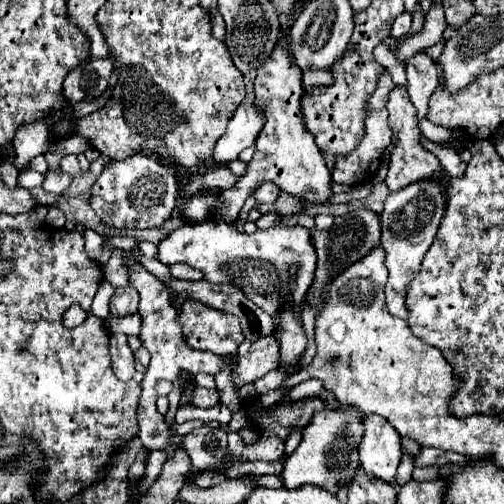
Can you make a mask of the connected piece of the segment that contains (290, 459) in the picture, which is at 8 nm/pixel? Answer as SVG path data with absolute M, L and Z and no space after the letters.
M324 409L316 413L310 425L302 431L302 443L284 461L284 487L296 489L306 483L320 485L338 493L338 481L348 483L358 465L358 443L362 439L362 411L358 409Z

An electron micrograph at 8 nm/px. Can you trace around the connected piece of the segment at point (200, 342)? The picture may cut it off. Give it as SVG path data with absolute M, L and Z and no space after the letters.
M186 299L178 313L182 325L182 337L192 349L212 351L218 355L236 353L244 341L240 321L218 309L200 305L196 299Z

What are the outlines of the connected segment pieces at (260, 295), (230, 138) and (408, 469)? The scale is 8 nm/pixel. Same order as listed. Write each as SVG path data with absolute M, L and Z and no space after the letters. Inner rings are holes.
M208 219L204 223L184 223L176 231L172 231L158 245L158 261L164 265L186 263L204 273L204 279L210 283L230 283L248 299L252 299L260 309L264 309L270 317L278 317L284 309L284 289L288 289L292 305L298 307L312 283L316 269L316 253L310 239L310 231L306 227L284 227L276 225L272 229L248 233L236 233L222 219ZM290 267L296 267L294 281L290 281Z
M238 107L234 117L230 119L224 135L218 139L212 161L216 167L226 167L232 163L246 147L254 145L260 129L264 125L264 117L256 107Z
M404 455L402 461L400 461L400 465L398 465L398 487L406 485L412 479L412 469L414 469L412 457L410 455Z

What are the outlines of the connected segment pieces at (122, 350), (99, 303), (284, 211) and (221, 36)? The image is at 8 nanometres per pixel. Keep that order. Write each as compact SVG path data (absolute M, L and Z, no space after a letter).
M118 333L110 337L110 353L112 353L112 369L114 375L122 381L130 381L134 377L134 355L126 343L126 335Z
M104 279L92 301L92 313L96 313L100 319L106 319L110 315L110 297L112 295L114 295L114 287Z
M280 191L280 195L278 195L278 199L276 199L274 207L278 209L278 213L280 213L280 215L290 217L290 215L300 213L300 209L302 209L302 205L304 205L304 203L306 203L306 201L302 201L302 197L290 197L288 193L282 193L282 191Z
M214 13L212 15L212 35L218 41L224 41L226 39L226 27L224 27L224 19L222 19L220 13Z

